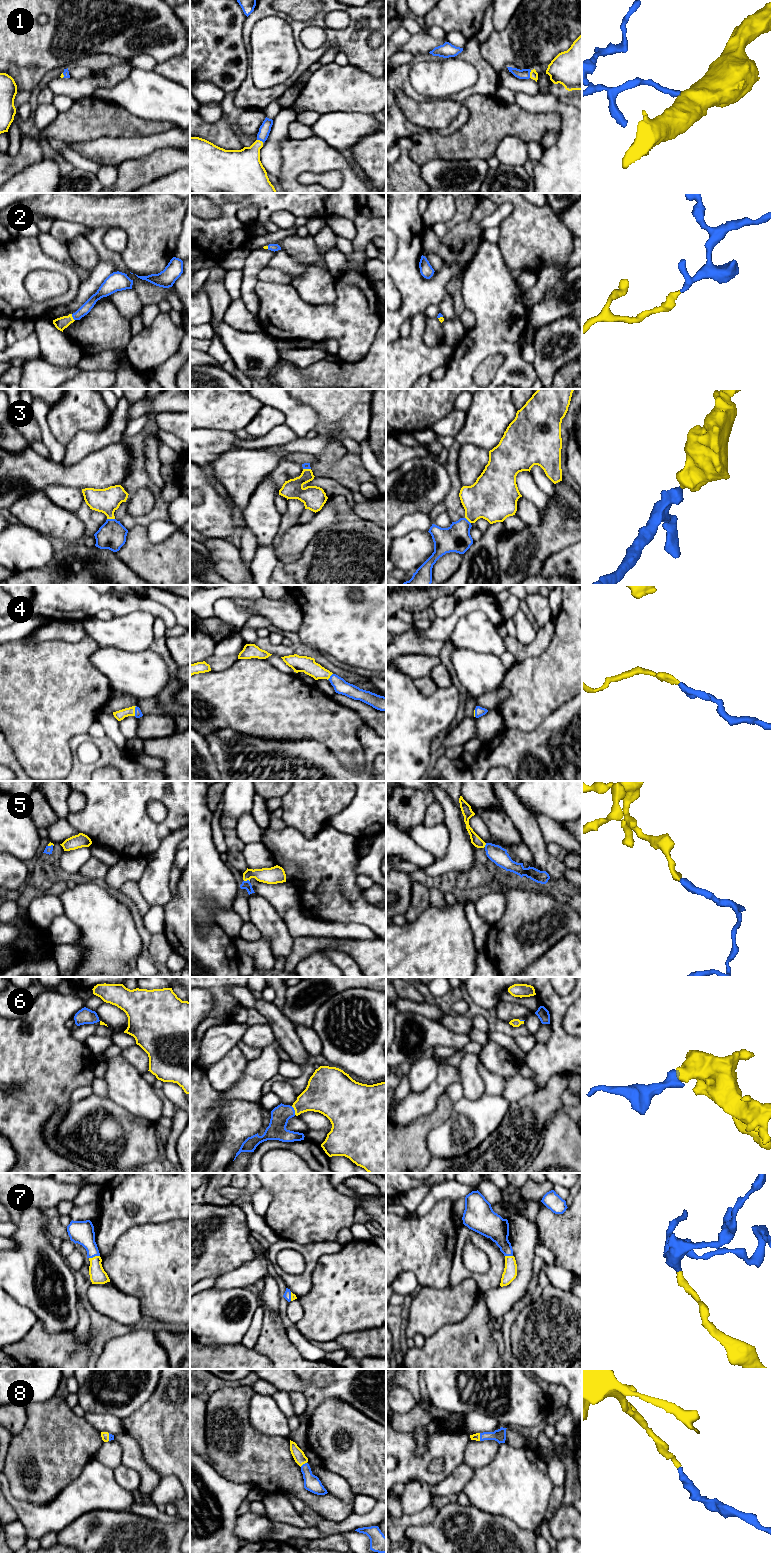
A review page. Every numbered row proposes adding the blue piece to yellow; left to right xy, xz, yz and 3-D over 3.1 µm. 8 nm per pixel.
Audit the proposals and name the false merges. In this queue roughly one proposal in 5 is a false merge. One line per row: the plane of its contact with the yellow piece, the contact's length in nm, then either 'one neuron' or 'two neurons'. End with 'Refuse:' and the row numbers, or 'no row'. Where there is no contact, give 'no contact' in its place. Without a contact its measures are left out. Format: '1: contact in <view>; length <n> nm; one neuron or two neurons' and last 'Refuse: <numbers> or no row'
1: contact in yz; length 70 nm; one neuron
2: contact in xy; length 60 nm; one neuron
3: contact in xy; length 60 nm; one neuron
4: contact in xy; length 80 nm; one neuron
5: contact in xz; length 50 nm; one neuron
6: contact in xz; length 80 nm; one neuron
7: contact in xy; length 90 nm; one neuron
8: contact in yz; length 60 nm; one neuron
Refuse: no row

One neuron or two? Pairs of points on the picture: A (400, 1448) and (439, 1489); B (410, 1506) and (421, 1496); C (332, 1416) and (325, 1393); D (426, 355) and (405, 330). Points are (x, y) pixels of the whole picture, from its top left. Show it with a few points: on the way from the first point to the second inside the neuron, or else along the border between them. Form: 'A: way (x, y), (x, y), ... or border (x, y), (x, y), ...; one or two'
A: border (454, 1470), (431, 1486); two
B: way (413, 1503), (418, 1498); one
C: border (350, 1404), (337, 1399), (326, 1398), (311, 1415); two
D: border (412, 318), (411, 332), (406, 337), (401, 338); two

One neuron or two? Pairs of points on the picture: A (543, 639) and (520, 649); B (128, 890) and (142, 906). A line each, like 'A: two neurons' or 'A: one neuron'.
A: one neuron
B: one neuron

